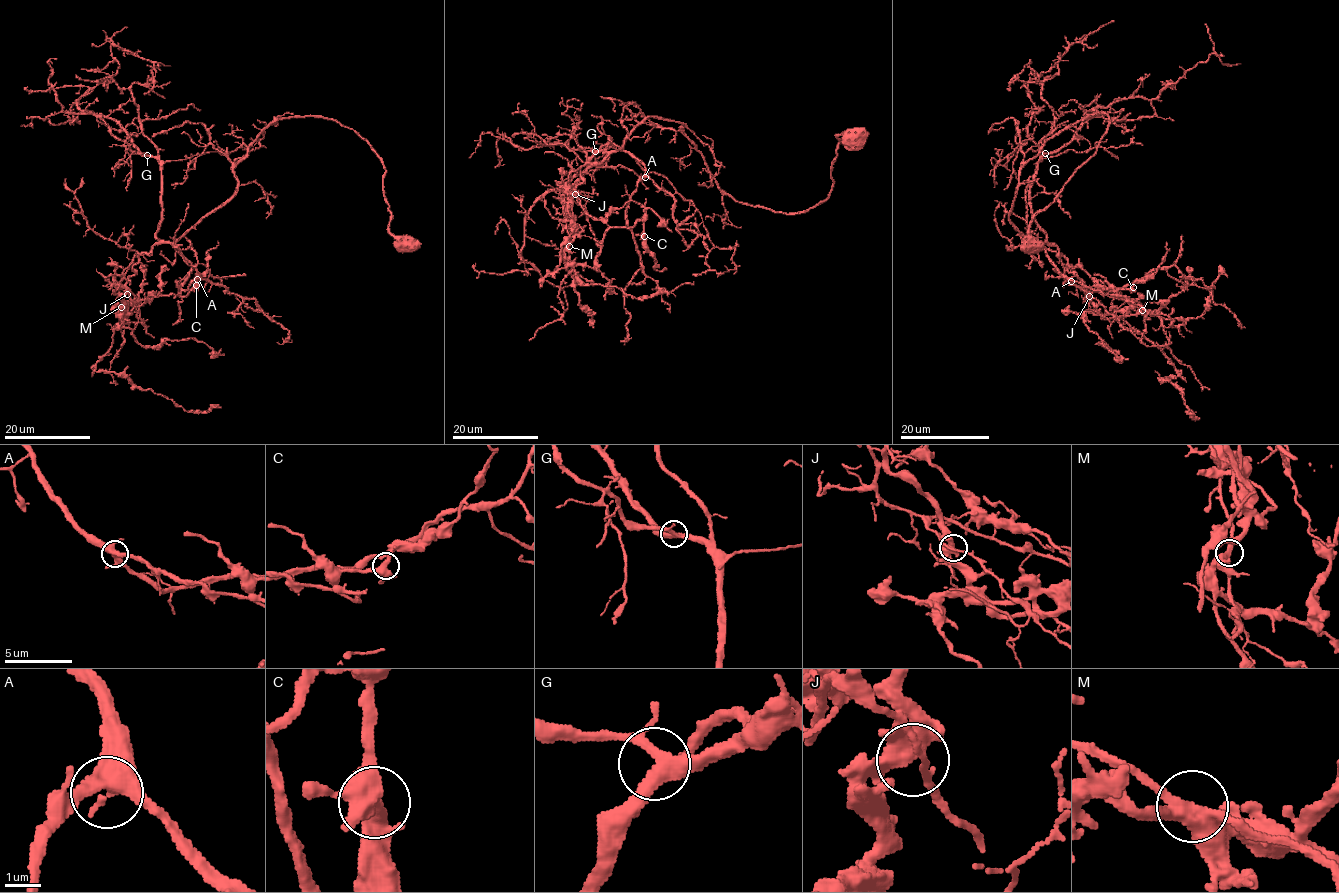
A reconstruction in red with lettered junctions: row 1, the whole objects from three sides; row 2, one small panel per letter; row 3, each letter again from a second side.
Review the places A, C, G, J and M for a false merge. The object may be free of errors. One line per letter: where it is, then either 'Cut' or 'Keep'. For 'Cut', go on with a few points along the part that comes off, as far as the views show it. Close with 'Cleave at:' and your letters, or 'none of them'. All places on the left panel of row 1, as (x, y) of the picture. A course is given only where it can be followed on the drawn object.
A: Place: (197, 279). Keep
C: Place: (196, 285). Keep
G: Place: (147, 155). Keep
J: Place: (127, 294). Keep
M: Place: (121, 307). Keep
Cleave at: none of them

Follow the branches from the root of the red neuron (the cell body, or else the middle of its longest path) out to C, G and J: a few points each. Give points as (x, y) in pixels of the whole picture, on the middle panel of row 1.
C: (853, 139), (830, 194), (784, 214), (646, 117), (563, 205), (574, 264), (644, 236)
G: (853, 139), (837, 137), (830, 194), (788, 214), (726, 194), (676, 121), (646, 117), (595, 151)
J: (853, 139), (837, 137), (830, 194), (784, 214), (735, 202), (684, 124), (646, 117), (581, 174), (575, 194)

